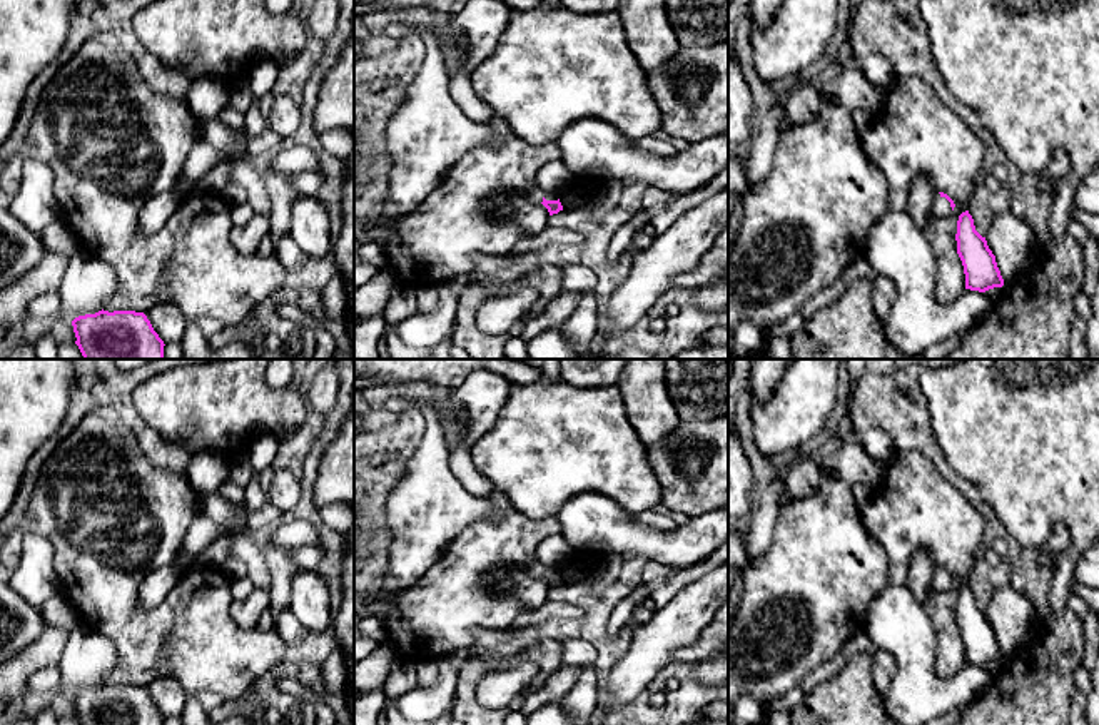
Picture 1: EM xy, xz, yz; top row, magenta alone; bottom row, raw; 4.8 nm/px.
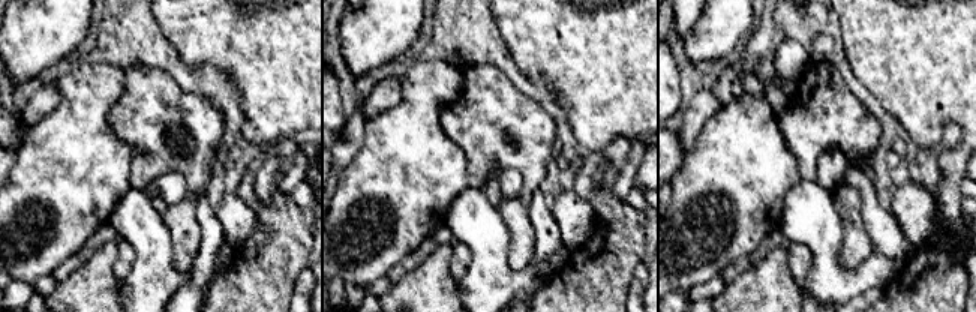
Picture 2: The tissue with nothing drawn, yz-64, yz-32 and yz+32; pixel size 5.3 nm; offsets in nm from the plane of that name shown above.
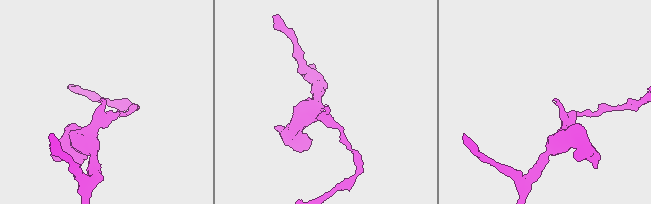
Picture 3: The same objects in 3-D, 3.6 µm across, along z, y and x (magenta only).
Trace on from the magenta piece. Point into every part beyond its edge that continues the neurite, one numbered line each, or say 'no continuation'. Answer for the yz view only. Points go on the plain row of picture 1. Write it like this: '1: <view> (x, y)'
1: yz (941, 582)

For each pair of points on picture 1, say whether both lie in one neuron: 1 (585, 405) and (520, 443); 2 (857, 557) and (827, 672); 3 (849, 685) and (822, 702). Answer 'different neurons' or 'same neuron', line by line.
1: same neuron
2: different neurons
3: same neuron

